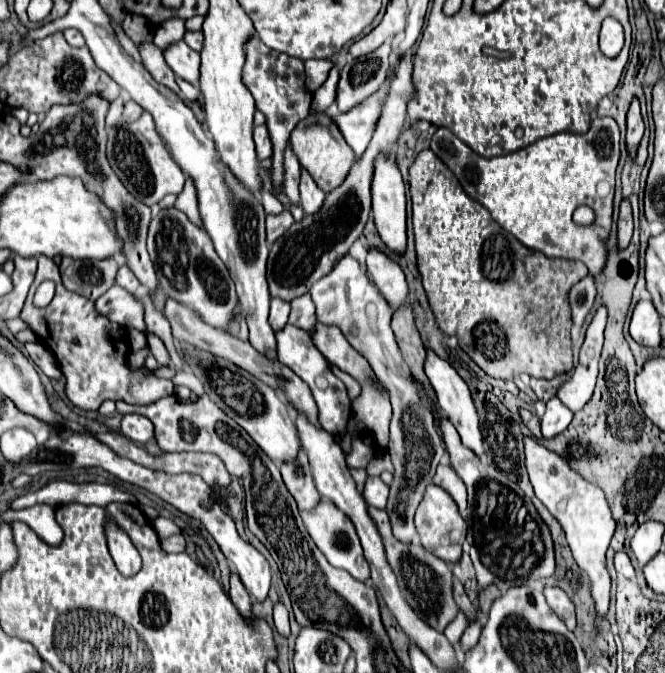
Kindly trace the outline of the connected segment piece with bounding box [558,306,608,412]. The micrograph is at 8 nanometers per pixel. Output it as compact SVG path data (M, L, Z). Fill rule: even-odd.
M604 306L592 318L592 324L586 330L586 340L580 350L578 366L572 372L572 378L560 386L558 398L574 412L582 410L582 406L592 398L596 376L598 376L598 362L604 346L604 326L606 326L608 312Z

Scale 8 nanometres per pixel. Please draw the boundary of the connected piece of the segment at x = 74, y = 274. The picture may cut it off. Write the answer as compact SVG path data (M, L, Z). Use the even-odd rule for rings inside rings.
M62 258L60 274L62 282L68 290L86 296L88 300L96 300L102 296L116 278L118 264L114 258L104 260L74 260Z

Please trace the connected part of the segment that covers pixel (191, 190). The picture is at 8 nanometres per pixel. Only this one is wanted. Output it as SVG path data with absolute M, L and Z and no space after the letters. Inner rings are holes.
M186 178L186 186L184 186L182 194L176 198L174 208L184 210L184 214L188 218L192 218L192 222L198 224L198 228L202 228L202 220L198 214L198 194L196 194L196 186L194 186L194 182L190 182L190 178Z

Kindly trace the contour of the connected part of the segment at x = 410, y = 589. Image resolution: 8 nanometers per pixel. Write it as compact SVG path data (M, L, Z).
M368 506L368 514L370 518L374 518L374 524L378 526L378 532L384 540L384 550L386 550L386 560L390 564L390 568L394 570L396 578L398 578L398 586L402 590L402 596L406 598L406 602L410 604L410 608L434 630L444 632L444 628L454 620L454 614L458 614L458 606L454 602L452 596L452 570L450 566L436 558L434 554L430 554L422 544L414 544L414 542L398 542L390 530L390 516L388 510L378 510L374 506Z

